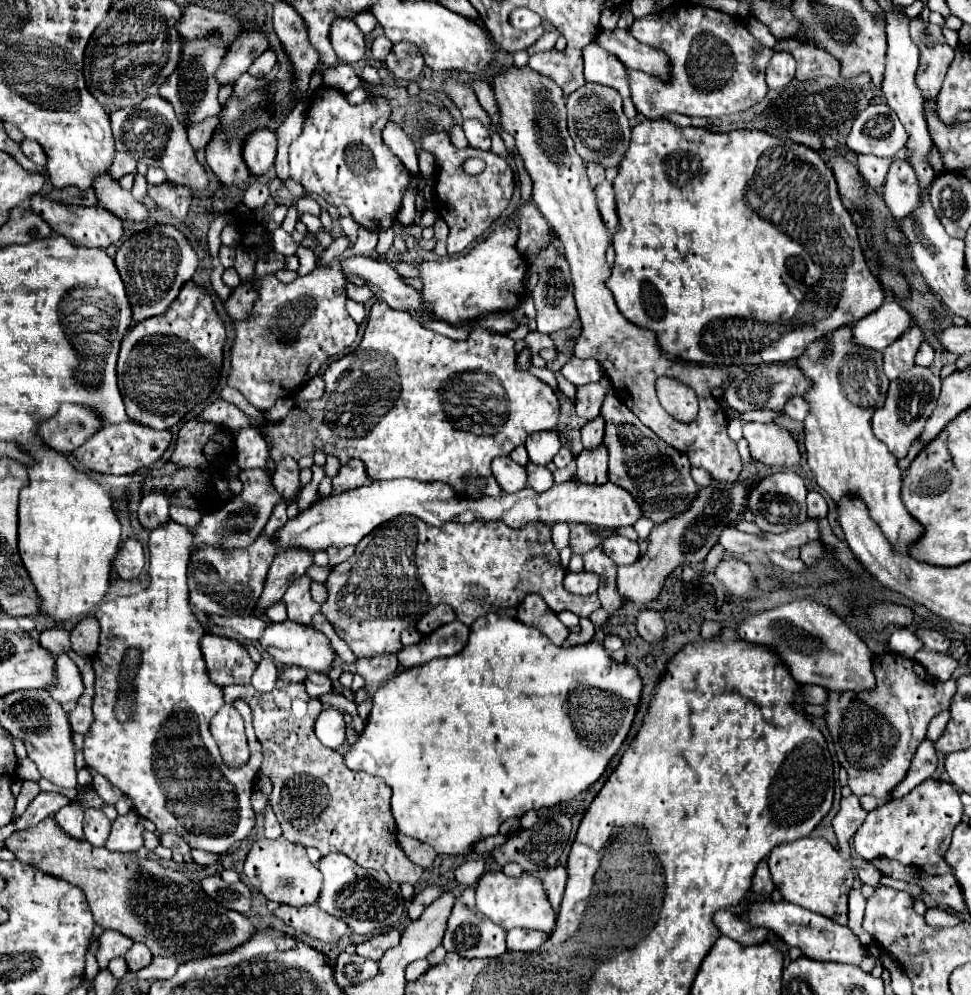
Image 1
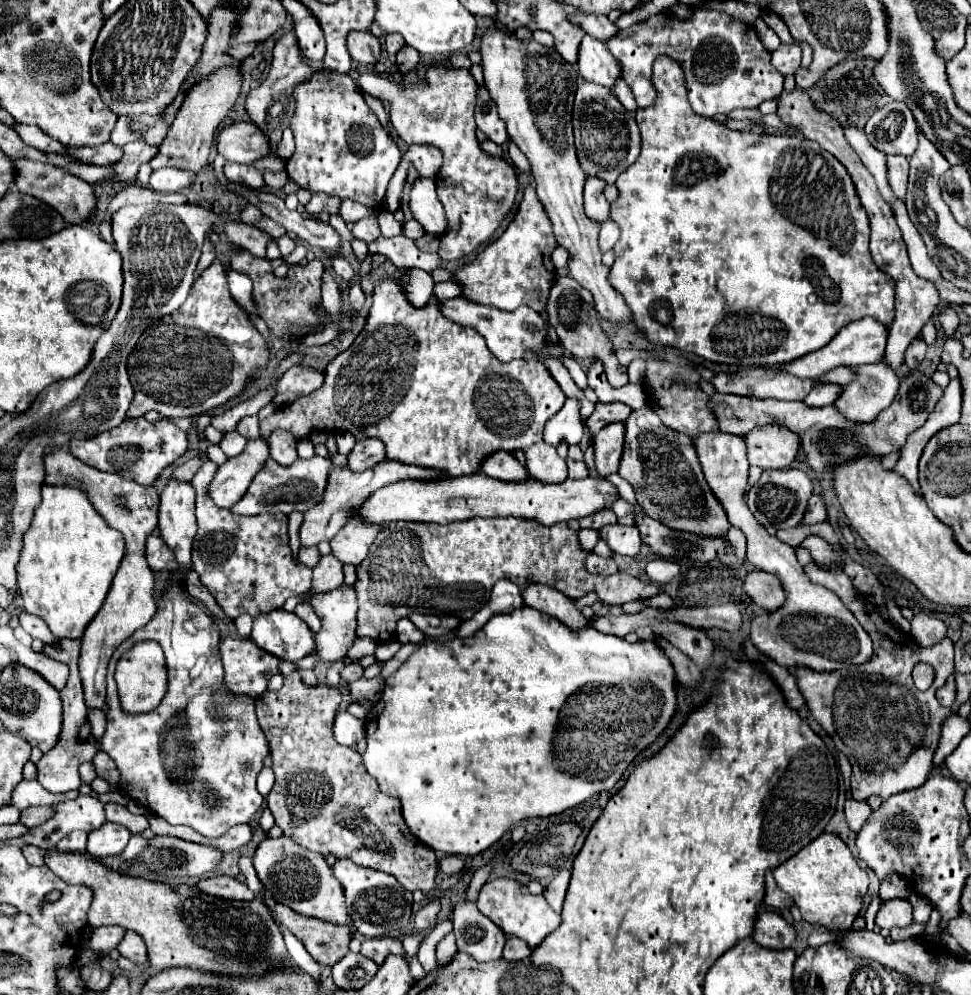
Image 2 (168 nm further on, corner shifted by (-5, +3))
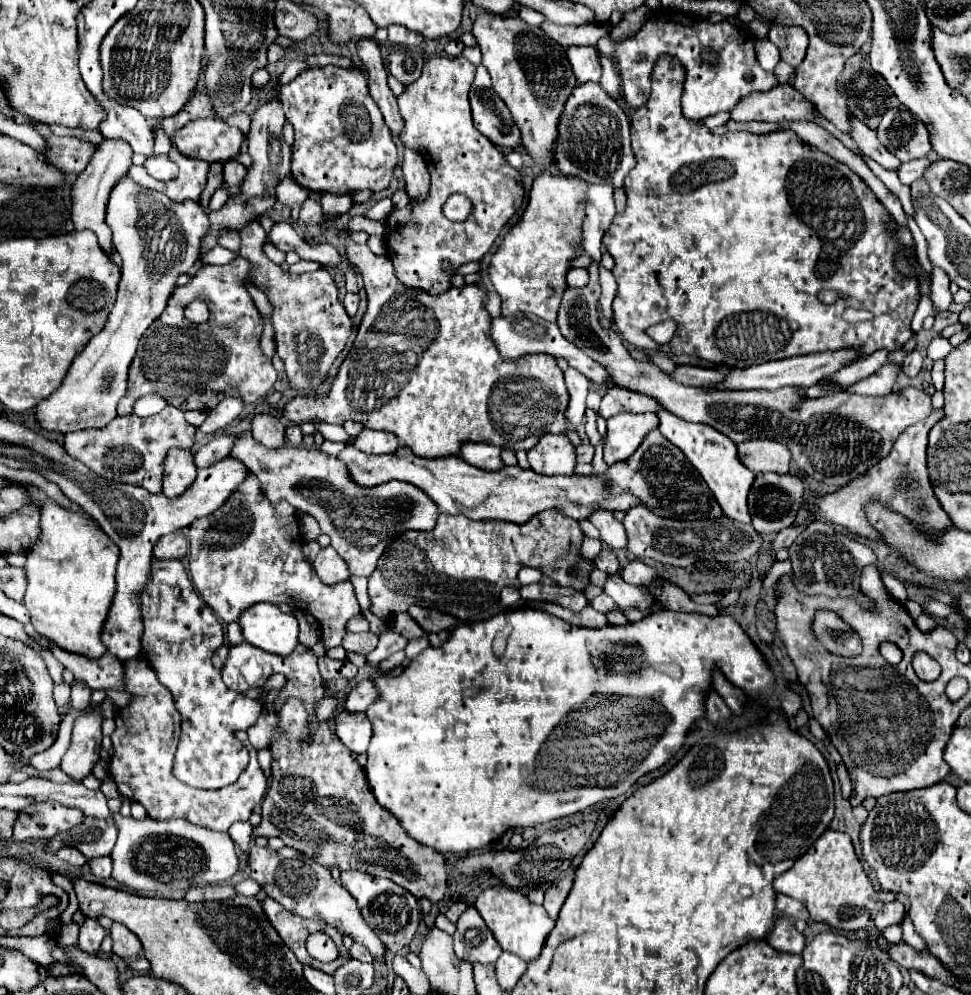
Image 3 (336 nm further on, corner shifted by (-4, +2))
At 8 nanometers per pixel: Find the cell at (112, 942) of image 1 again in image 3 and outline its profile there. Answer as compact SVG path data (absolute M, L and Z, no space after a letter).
M86 918L86 920L80 924L78 946L80 946L84 952L88 952L88 954L96 954L104 936L106 936L106 930L104 930L94 918Z

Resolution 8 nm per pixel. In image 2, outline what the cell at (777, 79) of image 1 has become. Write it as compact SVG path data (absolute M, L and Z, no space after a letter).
M781 45L771 55L771 65L785 77L795 75L795 71L801 65L801 49L797 45Z

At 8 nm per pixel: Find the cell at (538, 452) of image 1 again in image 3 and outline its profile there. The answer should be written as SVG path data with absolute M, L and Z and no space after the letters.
M572 366L566 368L564 378L566 378L568 392L570 392L570 408L566 410L566 416L570 416L570 428L568 428L568 432L570 432L570 430L578 430L584 420L586 394L590 388L590 380Z

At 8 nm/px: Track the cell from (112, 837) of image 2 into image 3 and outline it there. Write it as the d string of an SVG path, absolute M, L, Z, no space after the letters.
M86 816L78 826L58 832L50 840L50 852L56 852L62 846L74 846L80 850L86 858L96 856L108 856L116 844L116 828L112 820L106 818L92 818Z

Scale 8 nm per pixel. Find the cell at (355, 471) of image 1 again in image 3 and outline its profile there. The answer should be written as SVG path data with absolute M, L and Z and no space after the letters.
M364 430L356 436L354 446L366 454L390 454L400 448L398 438L384 430Z

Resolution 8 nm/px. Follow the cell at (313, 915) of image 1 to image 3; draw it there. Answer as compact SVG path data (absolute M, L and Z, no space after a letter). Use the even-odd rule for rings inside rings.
M266 898L262 900L262 910L266 914L266 918L270 920L270 924L274 926L274 930L280 934L280 938L284 940L284 944L296 954L296 958L306 964L306 966L312 966L316 970L322 970L326 974L334 974L342 964L346 964L350 960L350 954L348 950L344 948L342 944L342 934L332 928L330 924L322 924L320 918L308 918L308 920L302 920L300 916L294 916L292 912L286 912L286 908L282 908L276 900L272 898ZM312 932L326 932L330 934L330 938L334 940L334 944L338 946L340 950L340 956L330 962L330 964L324 964L324 962L318 962L316 958L312 958L308 952L306 952L306 938L312 934Z

